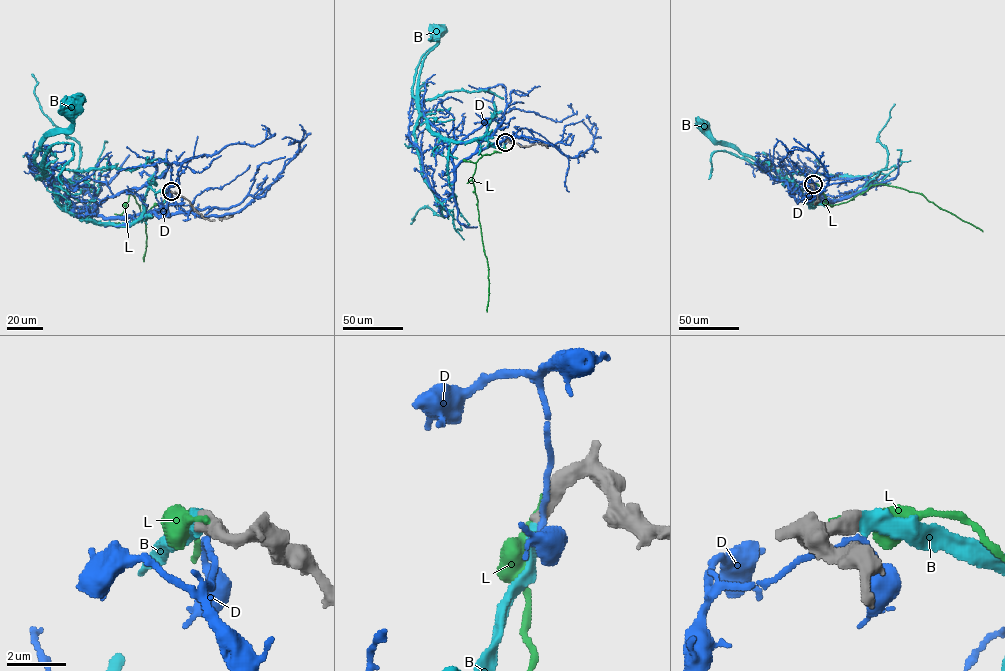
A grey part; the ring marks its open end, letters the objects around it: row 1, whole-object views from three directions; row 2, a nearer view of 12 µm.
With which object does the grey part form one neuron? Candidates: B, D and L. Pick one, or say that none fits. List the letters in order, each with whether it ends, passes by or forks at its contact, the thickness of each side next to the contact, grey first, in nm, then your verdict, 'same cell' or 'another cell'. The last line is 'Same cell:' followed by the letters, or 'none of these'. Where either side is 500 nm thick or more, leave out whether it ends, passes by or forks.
B: 500/440 nm | same cell
D: 600/200 nm | another cell
L: 600/240 nm | another cell
Same cell: B

